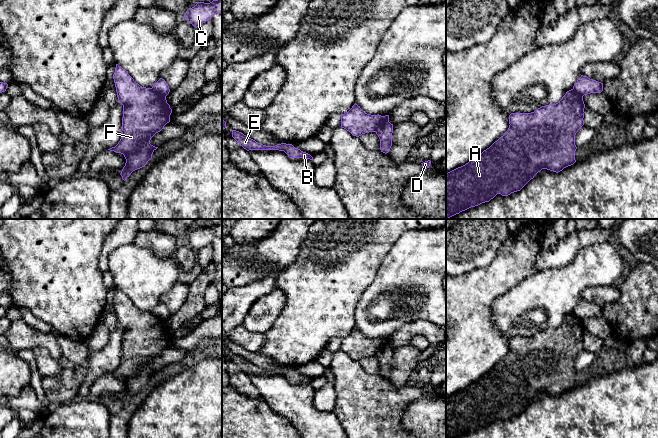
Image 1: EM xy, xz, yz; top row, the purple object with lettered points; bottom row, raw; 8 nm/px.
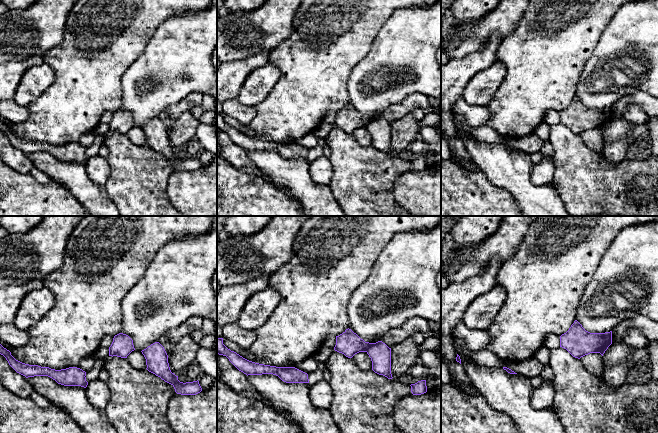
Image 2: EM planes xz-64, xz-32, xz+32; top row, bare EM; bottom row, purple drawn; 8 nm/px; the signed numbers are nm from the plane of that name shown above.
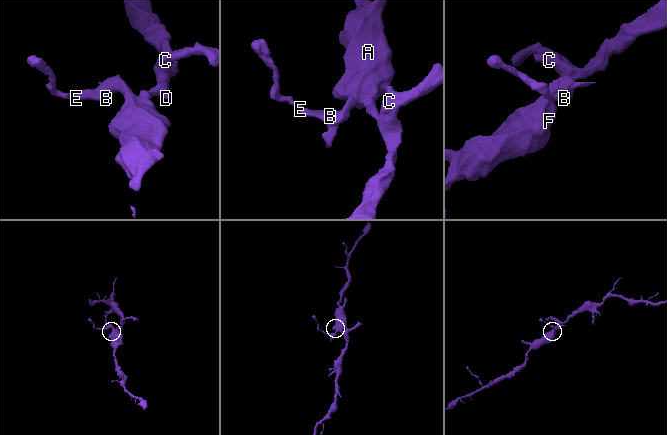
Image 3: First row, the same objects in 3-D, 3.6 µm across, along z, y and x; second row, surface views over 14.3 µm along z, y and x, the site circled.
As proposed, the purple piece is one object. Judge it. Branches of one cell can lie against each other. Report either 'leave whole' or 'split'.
split

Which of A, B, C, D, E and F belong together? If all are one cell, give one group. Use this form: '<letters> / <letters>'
A B E F / C D

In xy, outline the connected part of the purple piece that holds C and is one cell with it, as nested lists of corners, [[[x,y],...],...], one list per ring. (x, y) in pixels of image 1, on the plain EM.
[[[222,221],[218,224],[213,224],[210,227],[197,226],[197,228],[189,232],[184,241],[195,252],[199,251],[208,244],[211,244],[212,240],[216,237],[222,236]]]

